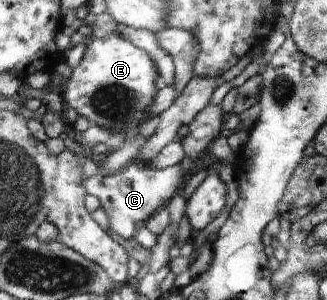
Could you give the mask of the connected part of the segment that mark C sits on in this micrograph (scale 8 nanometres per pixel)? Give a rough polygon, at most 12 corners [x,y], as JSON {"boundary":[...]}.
{"boundary":[[180,165],[83,180],[124,240],[184,187]]}

